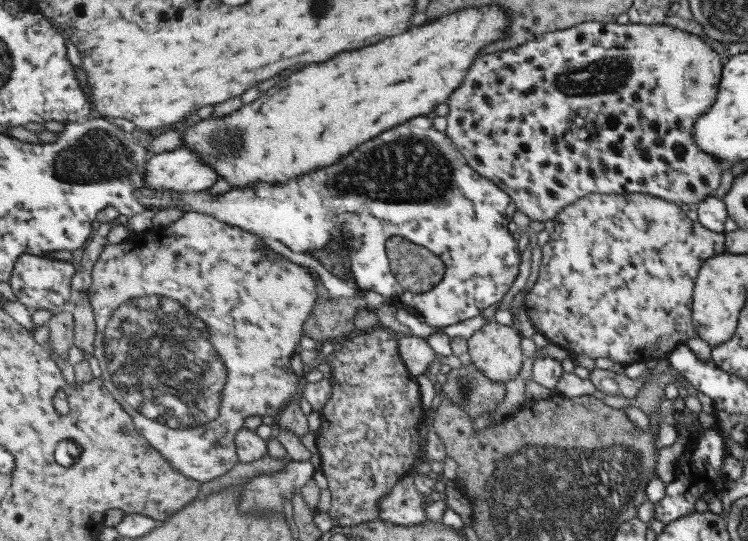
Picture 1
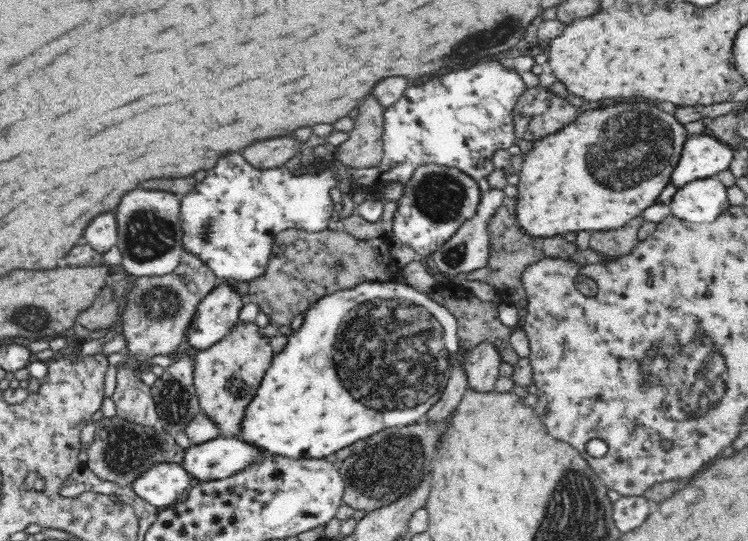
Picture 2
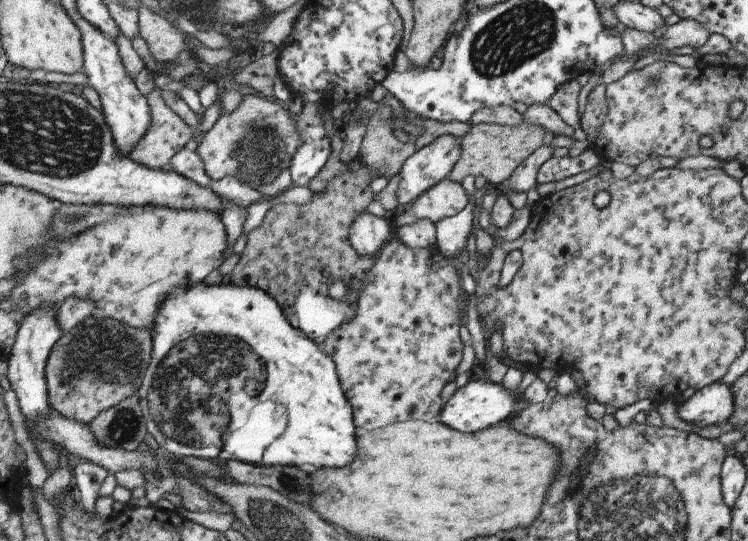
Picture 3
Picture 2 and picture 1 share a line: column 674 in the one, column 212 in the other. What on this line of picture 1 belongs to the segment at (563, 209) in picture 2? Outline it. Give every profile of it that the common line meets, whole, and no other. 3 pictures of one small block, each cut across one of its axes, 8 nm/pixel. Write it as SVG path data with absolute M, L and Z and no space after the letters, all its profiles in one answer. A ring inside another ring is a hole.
M483 6L483 8L477 8L477 10L459 10L459 12L455 12L455 14L441 16L441 18L437 18L437 20L429 22L429 24L413 26L411 32L407 32L407 34L395 36L393 40L391 40L391 38L385 38L383 42L377 44L377 48L375 48L375 46L369 46L367 50L361 50L361 52L355 50L355 52L339 54L335 60L329 62L329 66L327 66L327 64L307 66L307 68L299 70L297 76L293 74L289 80L283 80L281 84L277 84L275 88L271 88L271 90L265 94L265 98L261 96L259 100L255 100L255 102L249 104L249 106L243 106L241 110L237 110L237 112L231 114L231 116L225 116L225 118L207 118L207 120L203 120L203 122L199 122L199 124L187 128L187 130L183 132L183 136L185 136L183 148L195 152L203 162L207 162L209 166L213 166L213 168L219 172L221 178L229 180L231 186L235 186L233 190L247 190L247 186L253 186L255 182L271 182L271 184L275 184L275 182L285 182L285 180L297 178L297 176L301 176L301 174L305 174L305 172L313 172L313 170L317 170L317 168L331 166L331 164L335 164L337 160L341 160L347 152L355 150L359 144L365 144L367 140L379 136L381 132L391 130L391 128L395 128L397 124L403 124L403 122L407 122L407 120L411 120L411 118L415 118L415 116L417 116L417 118L429 116L429 114L435 110L437 104L447 102L449 96L451 96L455 90L459 90L459 86L463 86L463 78L467 78L467 70L469 70L471 64L475 62L475 58L479 58L479 54L483 52L483 48L489 46L489 44L493 44L493 42L499 42L499 40L503 38L505 30L507 30L507 16L505 16L505 12L503 12L499 6Z

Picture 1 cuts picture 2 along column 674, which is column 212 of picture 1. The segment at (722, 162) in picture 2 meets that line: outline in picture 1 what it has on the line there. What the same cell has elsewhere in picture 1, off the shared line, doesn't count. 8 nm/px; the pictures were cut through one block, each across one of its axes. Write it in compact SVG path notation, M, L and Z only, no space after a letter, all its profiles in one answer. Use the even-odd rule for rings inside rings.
M187 148L151 156L147 170L147 186L157 192L203 194L211 192L211 188L221 180L213 166Z

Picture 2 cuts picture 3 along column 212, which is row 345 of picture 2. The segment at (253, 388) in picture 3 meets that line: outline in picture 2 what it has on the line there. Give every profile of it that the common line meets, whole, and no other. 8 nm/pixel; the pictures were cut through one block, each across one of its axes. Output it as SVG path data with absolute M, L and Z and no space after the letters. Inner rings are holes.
M368 282L354 286L352 290L340 290L336 294L330 294L322 298L316 306L312 306L306 312L306 322L296 330L292 336L288 336L288 344L282 352L274 356L272 366L268 368L254 400L250 400L242 422L240 422L240 440L248 442L248 446L258 448L262 454L272 456L286 456L286 458L326 458L336 450L342 450L354 442L362 442L362 438L368 438L372 434L378 434L386 428L406 428L414 422L424 420L424 414L430 410L430 406L442 396L444 388L448 386L448 378L460 366L462 360L462 346L458 338L458 318L454 312L450 312L446 306L440 306L438 302L430 300L426 294L414 290L406 282L402 284L390 284L390 282Z

